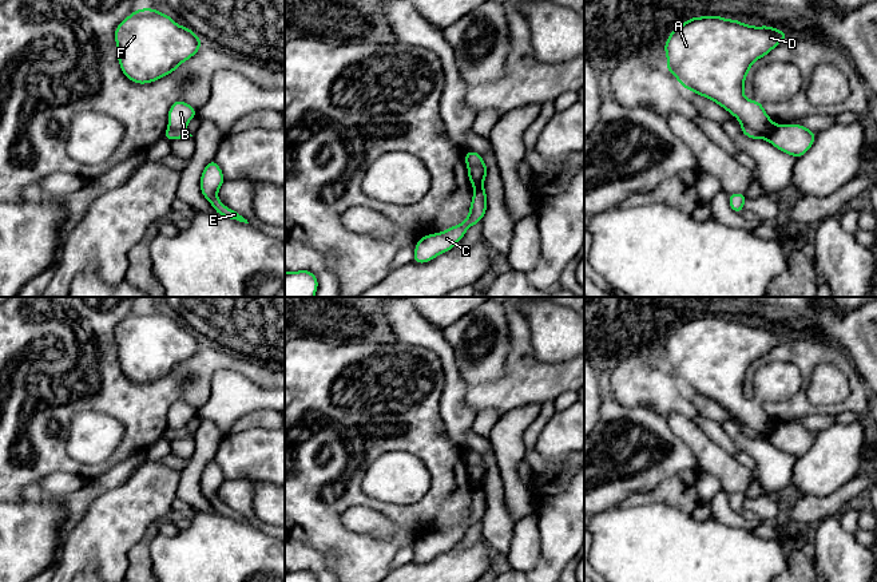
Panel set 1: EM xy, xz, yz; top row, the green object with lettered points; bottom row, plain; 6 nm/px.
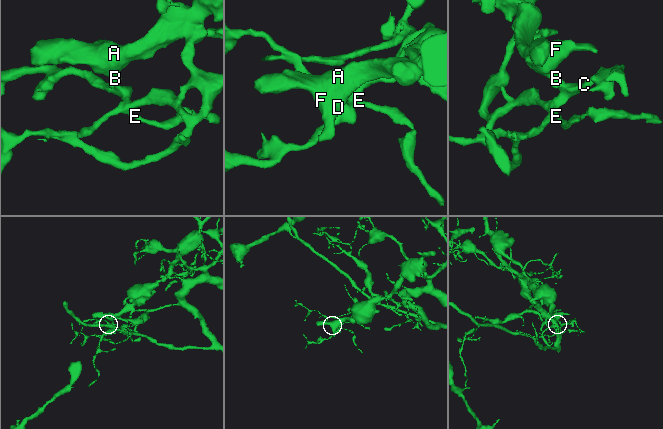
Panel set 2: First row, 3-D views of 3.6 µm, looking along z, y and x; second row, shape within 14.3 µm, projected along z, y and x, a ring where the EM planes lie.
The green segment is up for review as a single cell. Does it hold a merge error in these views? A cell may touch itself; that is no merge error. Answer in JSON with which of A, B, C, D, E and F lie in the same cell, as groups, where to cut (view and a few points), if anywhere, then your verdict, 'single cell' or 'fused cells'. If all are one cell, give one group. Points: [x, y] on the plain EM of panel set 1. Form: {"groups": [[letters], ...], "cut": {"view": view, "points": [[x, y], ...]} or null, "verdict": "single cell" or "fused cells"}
{"groups": [["A", "B", "D", "F"], ["C", "E"]], "cut": {"view": "yz", "points": [[742, 423], [762, 435], [768, 435], [776, 426]]}, "verdict": "fused cells"}

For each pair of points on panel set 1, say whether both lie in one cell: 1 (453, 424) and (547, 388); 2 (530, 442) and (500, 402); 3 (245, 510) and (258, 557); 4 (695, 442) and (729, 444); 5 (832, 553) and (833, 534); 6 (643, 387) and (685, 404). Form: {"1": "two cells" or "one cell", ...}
{"1": "two cells", "2": "two cells", "3": "two cells", "4": "two cells", "5": "one cell", "6": "one cell"}

